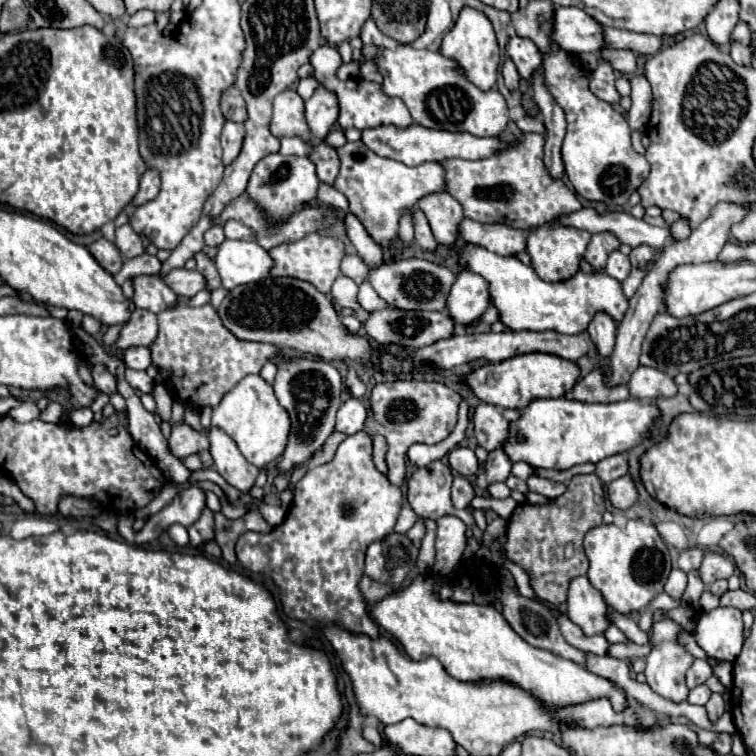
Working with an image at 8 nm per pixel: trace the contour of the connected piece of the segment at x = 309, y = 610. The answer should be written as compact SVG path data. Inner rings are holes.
M358 431L356 435L350 435L340 443L330 463L310 469L298 481L298 485L294 487L294 499L288 515L278 527L274 527L270 533L248 531L240 535L236 543L236 557L244 569L252 573L264 573L278 585L282 607L288 617L308 623L338 625L350 633L378 639L380 629L368 615L368 605L358 589L358 583L364 573L366 547L372 541L384 539L384 535L392 533L400 507L402 491L394 487L388 477L376 469L372 461L372 439L364 435L364 431Z

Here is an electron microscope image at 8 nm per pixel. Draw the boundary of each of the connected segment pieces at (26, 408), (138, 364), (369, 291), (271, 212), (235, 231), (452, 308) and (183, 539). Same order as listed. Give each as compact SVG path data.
M24 401L20 407L14 407L8 413L10 413L10 417L14 421L20 421L20 423L22 421L32 421L32 419L36 419L40 415L40 411L38 411L38 407L36 407L34 401Z
M128 347L124 351L124 363L130 369L148 369L152 363L150 347Z
M366 281L359 286L357 299L361 307L368 312L381 310L388 306L388 304L378 296L372 286Z
M272 153L256 163L246 187L246 197L264 213L270 225L280 225L298 211L314 205L318 185L320 181L316 177L316 167L308 157L286 157Z
M234 219L226 221L226 225L224 225L224 233L226 233L226 237L228 237L228 239L256 241L256 231L254 231L254 229L250 229L250 227L246 227L246 225L244 225L244 223L240 223L240 221L234 221Z
M462 271L448 297L448 313L456 323L476 323L490 307L488 281L472 271Z
M174 525L172 529L168 529L168 535L170 535L170 539L174 541L174 543L178 543L178 545L186 545L188 543L188 533L186 533L186 529L182 527L182 525Z

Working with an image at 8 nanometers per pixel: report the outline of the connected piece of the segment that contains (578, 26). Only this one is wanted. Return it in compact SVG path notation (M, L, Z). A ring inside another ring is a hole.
M558 7L552 41L572 55L600 51L604 47L604 27L578 7Z

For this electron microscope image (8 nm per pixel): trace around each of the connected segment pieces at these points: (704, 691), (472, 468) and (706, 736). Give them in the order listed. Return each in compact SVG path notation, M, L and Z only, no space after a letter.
M698 685L698 687L694 687L690 691L688 703L692 703L692 705L706 705L706 701L710 699L710 695L712 695L712 691L706 685Z
M456 447L454 451L448 453L448 457L450 457L450 467L458 475L470 477L470 475L478 473L478 459L476 459L476 455L474 455L472 449L468 449L468 447Z
M688 723L686 727L688 727L688 729L692 729L692 731L698 735L698 741L700 741L702 745L706 745L706 747L710 747L710 745L714 743L714 739L718 737L718 733L716 733L716 731L706 731L706 729L700 729L700 727L696 727L694 723Z

